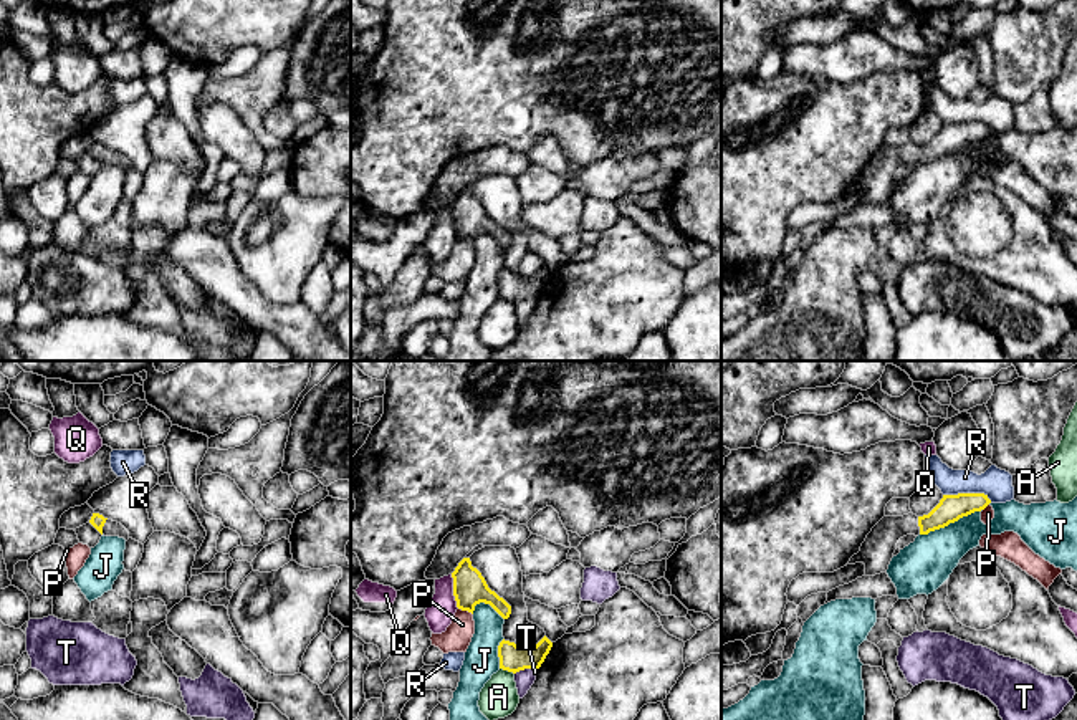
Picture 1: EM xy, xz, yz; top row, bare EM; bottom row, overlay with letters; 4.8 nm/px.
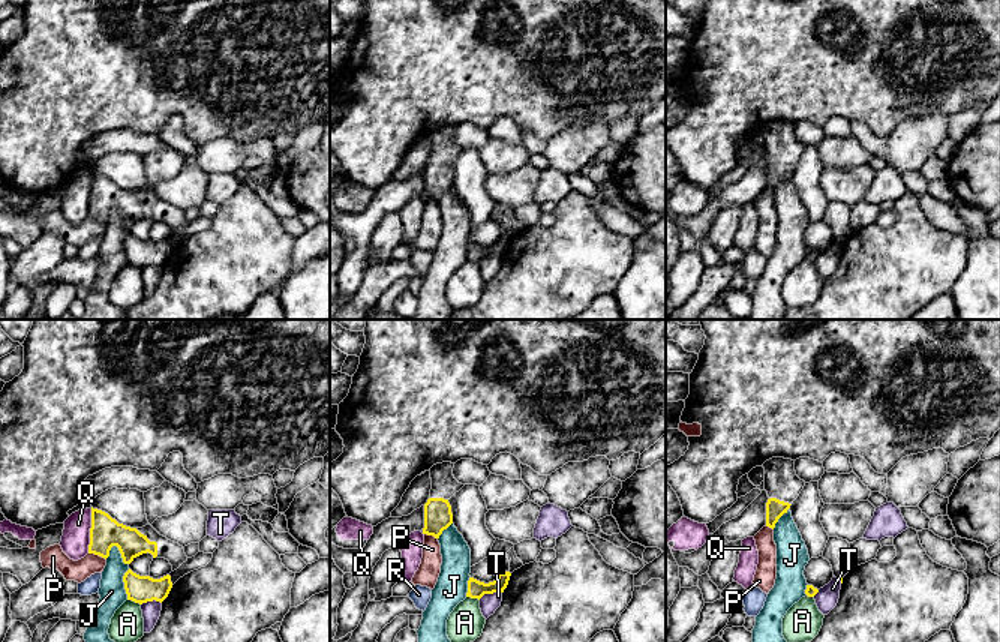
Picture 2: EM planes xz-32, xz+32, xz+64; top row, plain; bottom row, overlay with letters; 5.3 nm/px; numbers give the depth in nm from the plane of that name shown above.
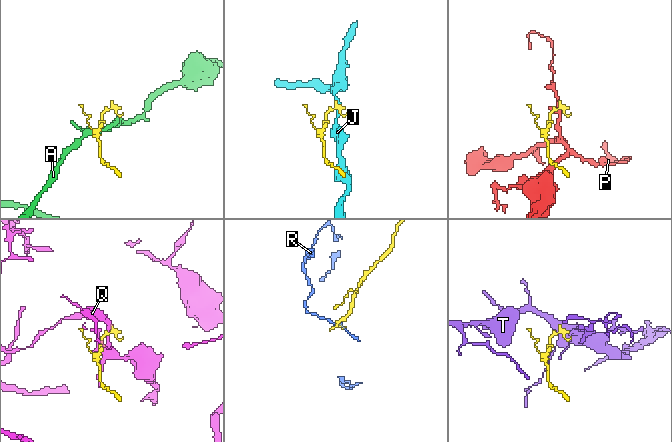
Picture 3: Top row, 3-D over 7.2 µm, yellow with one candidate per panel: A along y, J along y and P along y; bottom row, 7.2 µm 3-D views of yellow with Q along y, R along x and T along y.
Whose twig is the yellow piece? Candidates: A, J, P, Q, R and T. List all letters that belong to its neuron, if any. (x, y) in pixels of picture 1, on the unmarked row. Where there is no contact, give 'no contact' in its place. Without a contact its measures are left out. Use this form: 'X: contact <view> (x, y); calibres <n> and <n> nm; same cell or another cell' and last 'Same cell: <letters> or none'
A: contact xz (507, 298); calibres 130 and 190 nm; another cell
J: contact yz (950, 151); calibres 130 and 240 nm; another cell
P: contact xz (465, 239); calibres 160 and 140 nm; another cell
Q: contact xz (454, 220); calibres 160 and 140 nm; another cell
R: contact yz (968, 123); calibres 130 and 150 nm; another cell
T: contact xz (525, 297); calibres 130 and 90 nm; another cell
Same cell: none

